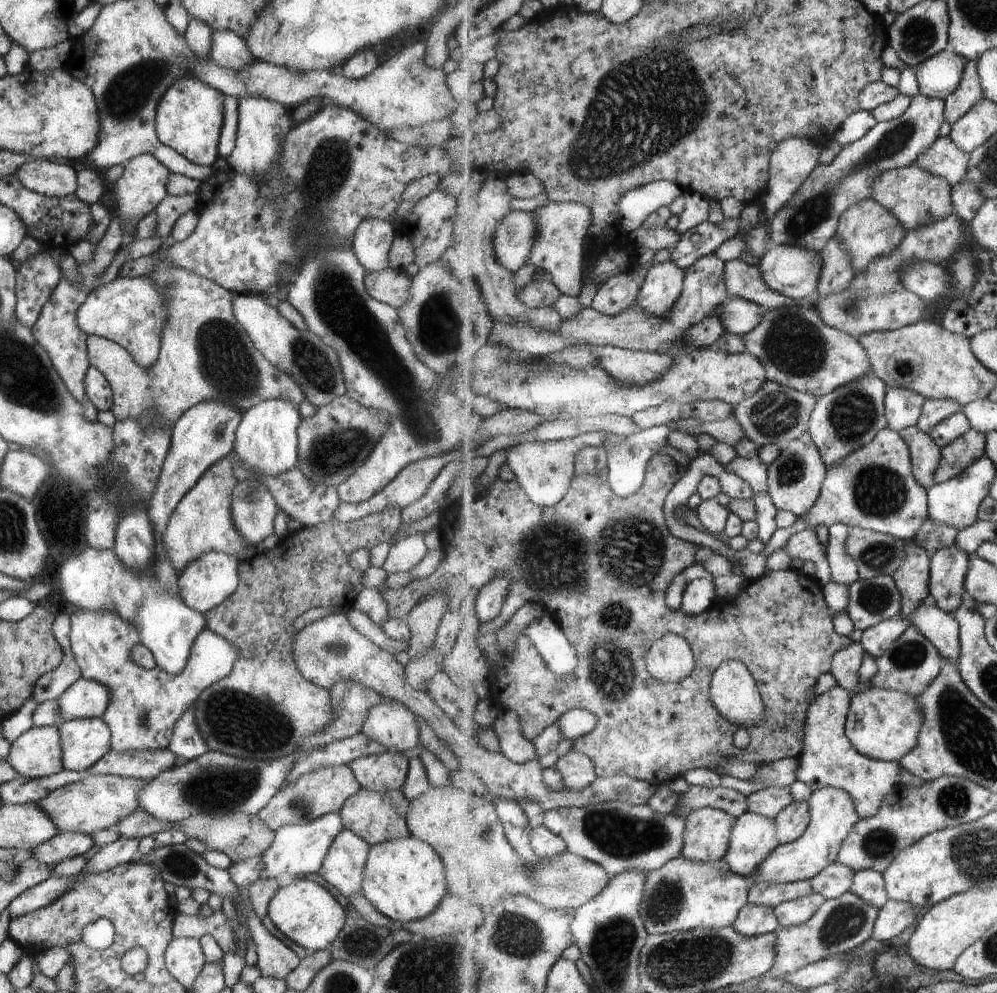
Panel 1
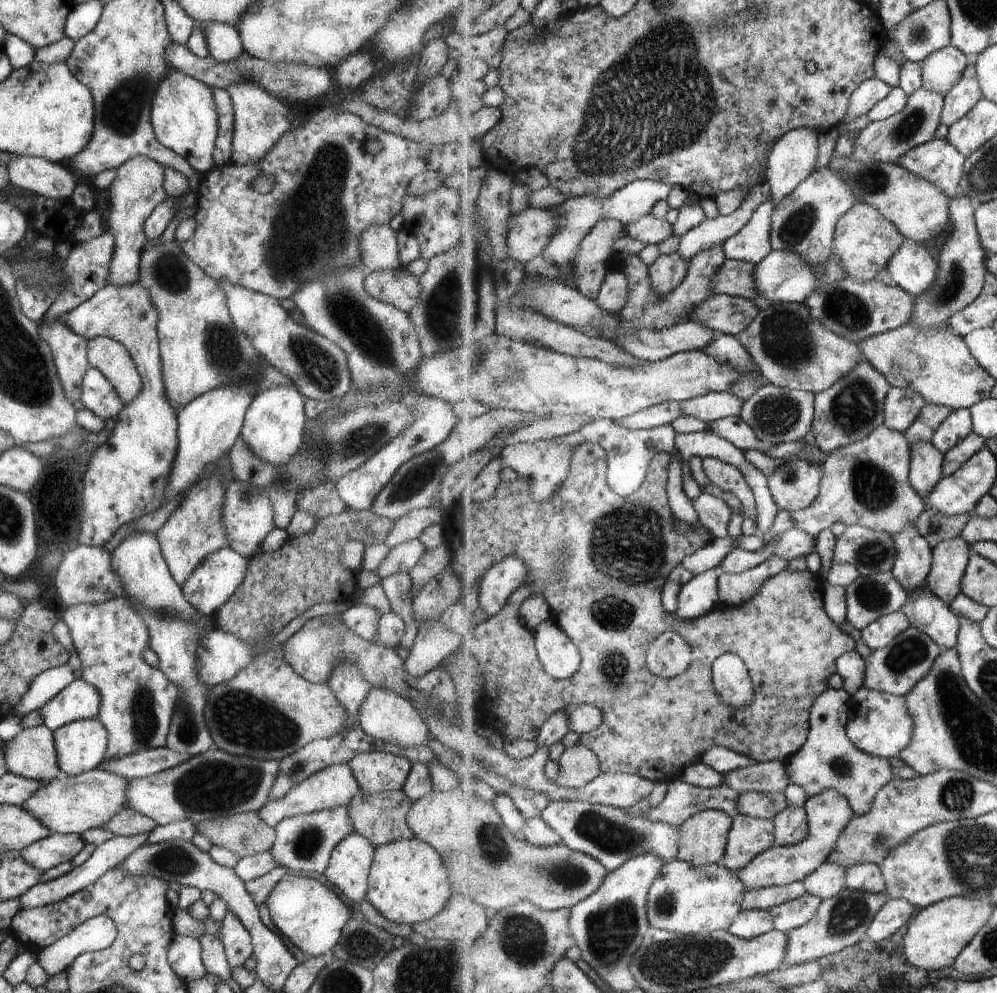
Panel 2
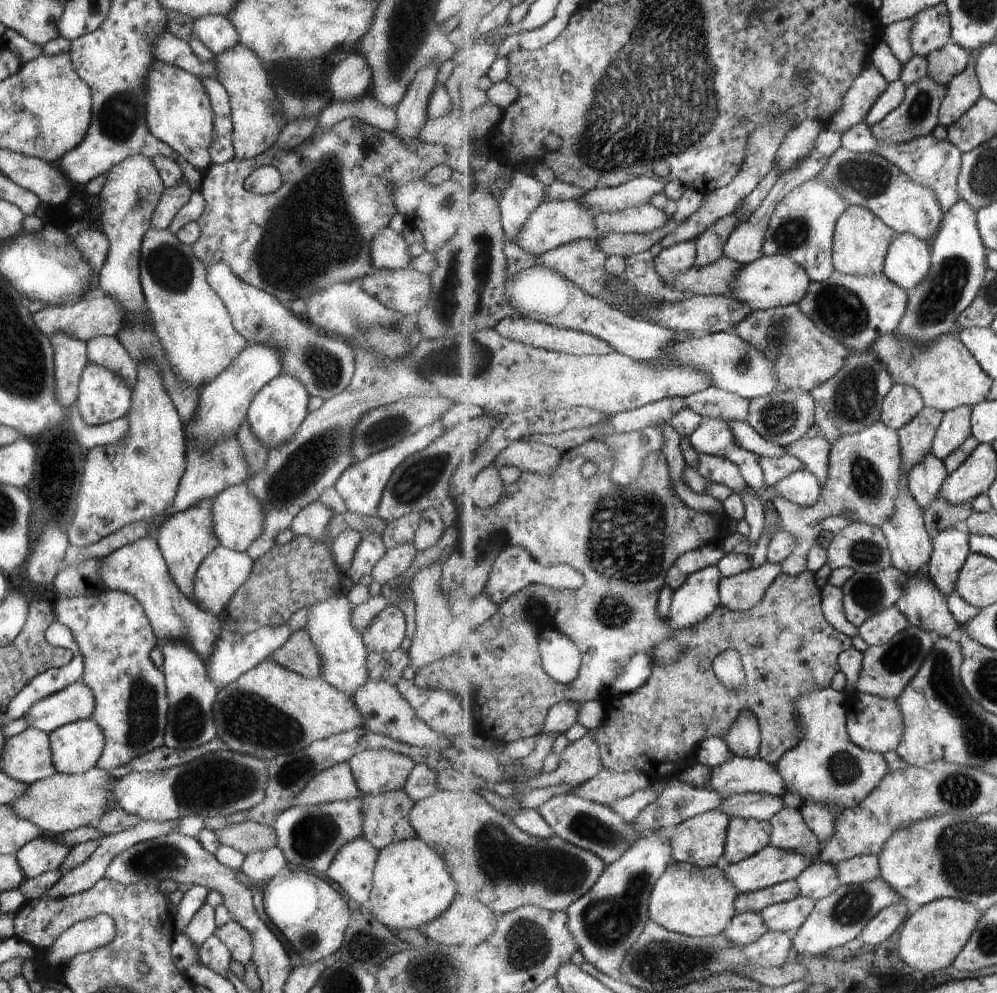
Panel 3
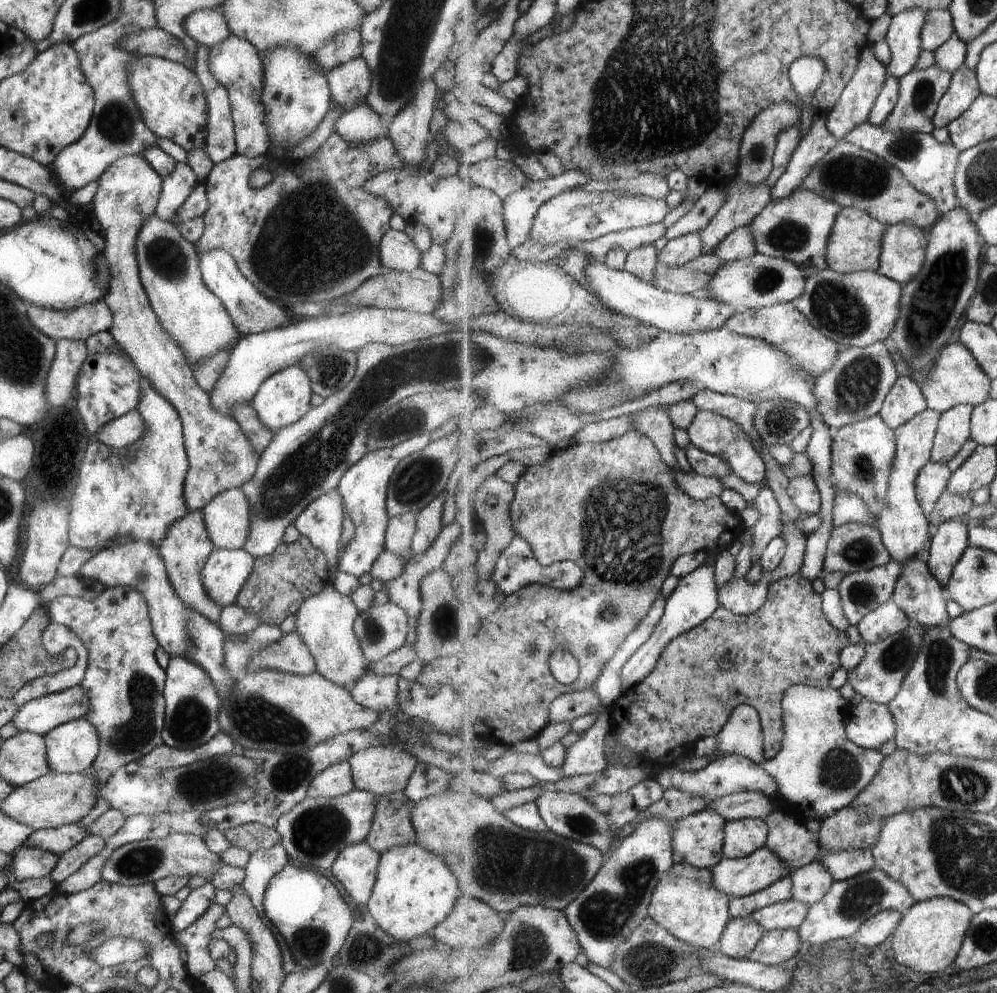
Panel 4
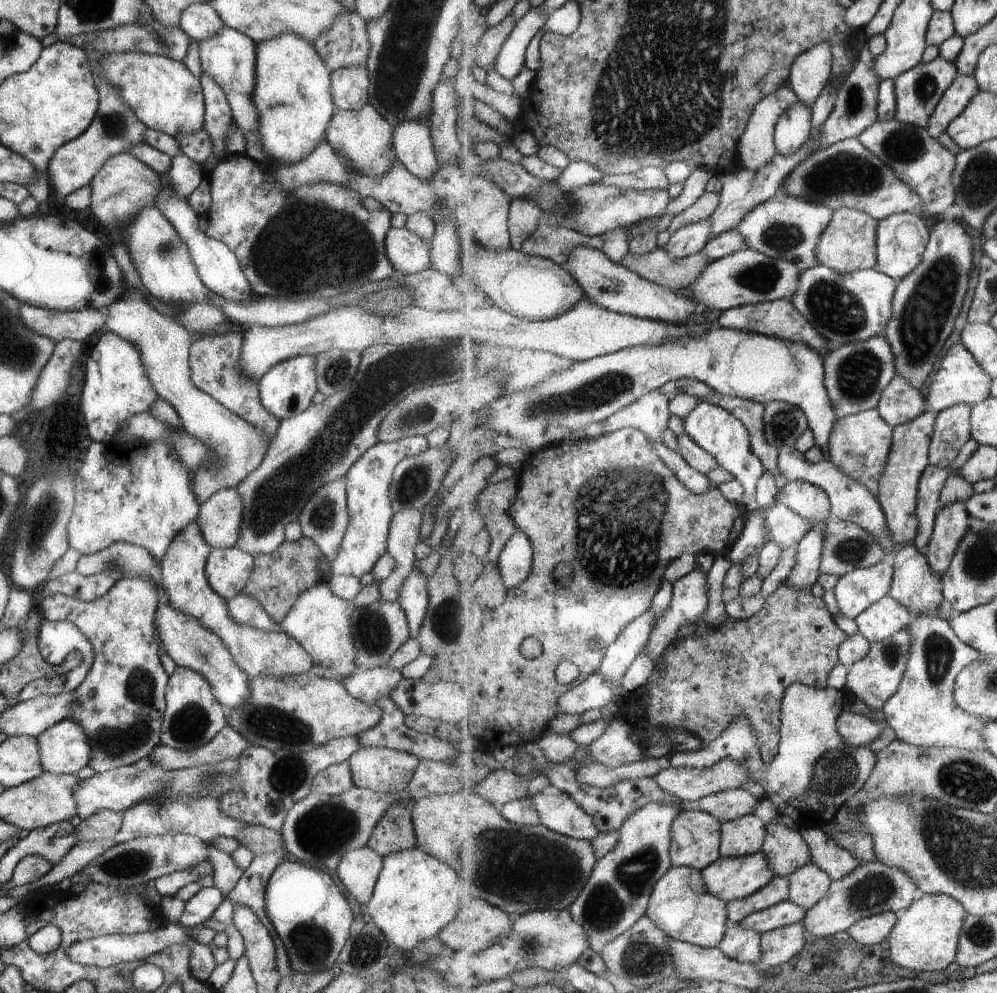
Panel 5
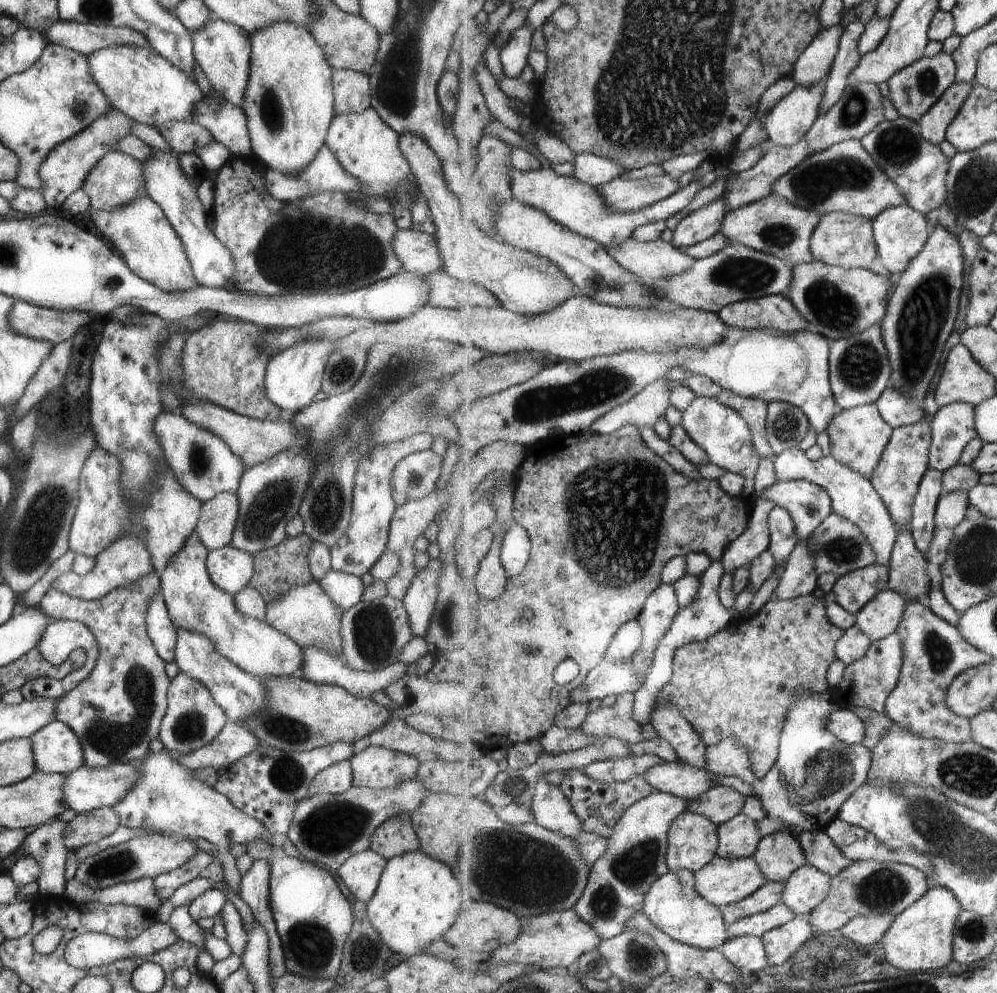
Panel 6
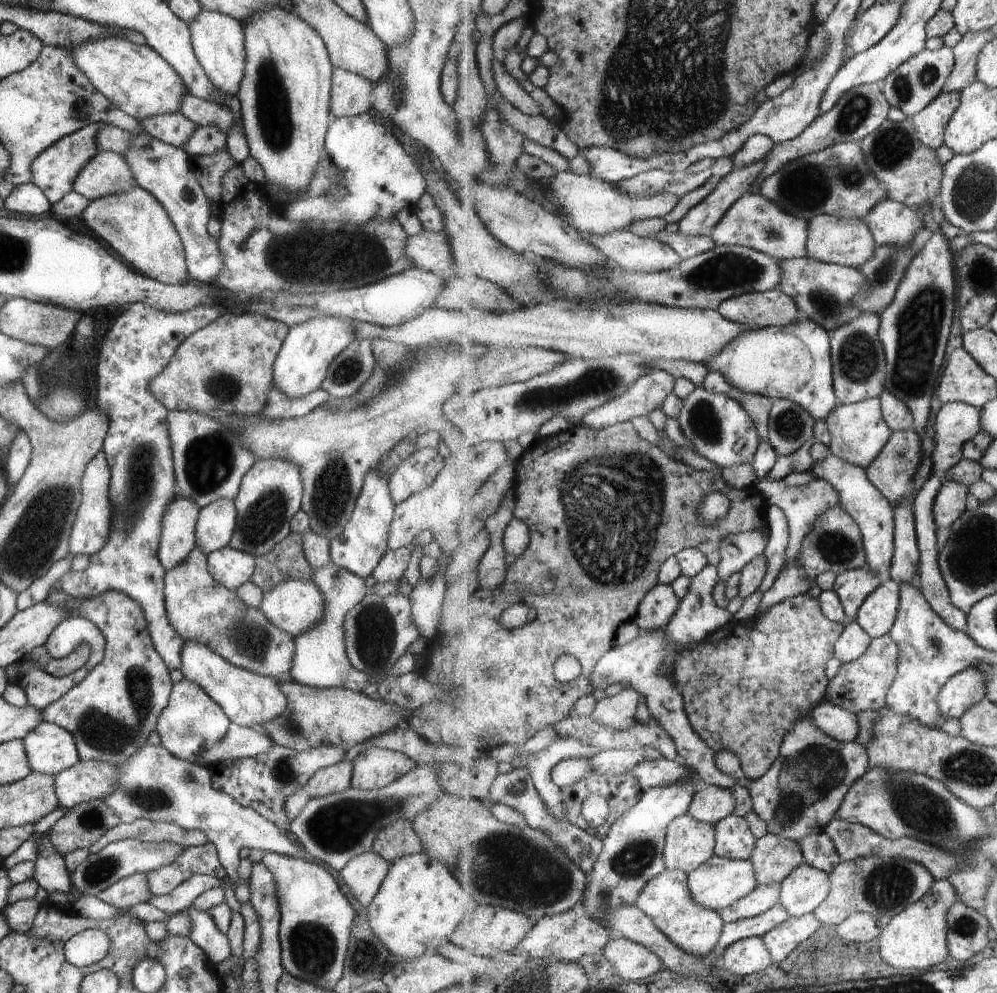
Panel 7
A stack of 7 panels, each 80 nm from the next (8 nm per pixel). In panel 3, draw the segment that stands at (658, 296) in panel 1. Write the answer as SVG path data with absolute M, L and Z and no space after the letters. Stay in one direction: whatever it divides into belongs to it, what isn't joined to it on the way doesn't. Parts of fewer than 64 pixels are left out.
M695 240L676 244L662 250L656 259L656 271L662 283L671 287L679 275L692 269L696 264L698 245Z

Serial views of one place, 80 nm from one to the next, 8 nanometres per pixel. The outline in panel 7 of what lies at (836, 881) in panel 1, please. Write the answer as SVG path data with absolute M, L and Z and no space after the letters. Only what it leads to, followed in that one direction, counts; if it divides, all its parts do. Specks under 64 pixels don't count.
M804 863L781 883L780 904L790 916L801 918L814 913L831 892L829 874Z

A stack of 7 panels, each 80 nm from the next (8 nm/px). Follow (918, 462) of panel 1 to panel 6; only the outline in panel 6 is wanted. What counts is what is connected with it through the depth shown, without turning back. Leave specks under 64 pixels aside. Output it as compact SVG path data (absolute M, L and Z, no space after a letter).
M929 467L921 481L916 503L912 508L912 533L916 545L927 558L934 539L936 510L944 494L944 476L944 472Z

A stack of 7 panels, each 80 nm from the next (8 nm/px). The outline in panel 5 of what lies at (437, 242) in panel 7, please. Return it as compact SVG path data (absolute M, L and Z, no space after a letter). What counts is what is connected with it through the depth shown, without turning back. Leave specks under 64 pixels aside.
M391 227L385 235L384 249L387 260L395 273L411 274L417 271L421 272L423 269L429 269L428 262L428 245L419 235L410 233L405 227L396 229Z

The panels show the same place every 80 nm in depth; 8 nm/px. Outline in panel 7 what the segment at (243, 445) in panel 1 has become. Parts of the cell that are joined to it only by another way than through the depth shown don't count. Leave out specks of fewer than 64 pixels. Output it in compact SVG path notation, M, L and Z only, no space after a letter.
M313 316L301 324L288 328L282 346L273 360L271 384L281 390L287 398L301 398L320 388L331 360L347 344L355 339L355 320L341 316Z

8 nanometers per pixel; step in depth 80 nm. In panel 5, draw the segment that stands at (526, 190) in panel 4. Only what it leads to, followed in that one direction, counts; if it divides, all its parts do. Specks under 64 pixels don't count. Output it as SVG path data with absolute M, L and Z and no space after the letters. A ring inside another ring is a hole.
M571 161L558 179L554 180L564 191L573 192L575 189L594 185L605 179L607 174L597 166L587 161ZM513 199L510 204L508 229L512 248L521 250L525 240L537 232L543 218L543 210L535 199Z

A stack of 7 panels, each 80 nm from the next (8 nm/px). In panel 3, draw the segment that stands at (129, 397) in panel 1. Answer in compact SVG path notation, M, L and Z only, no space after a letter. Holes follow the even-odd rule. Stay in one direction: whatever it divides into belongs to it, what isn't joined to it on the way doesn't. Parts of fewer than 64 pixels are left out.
M150 226L145 231L138 261L144 305L169 364L181 381L201 390L234 359L247 341L232 327L231 317L223 301L207 282L203 263L193 256L191 247L183 244L168 228L156 229ZM101 335L90 338L86 342L86 357L91 363L104 366L120 375L132 391L136 382L135 371L122 344L115 337Z

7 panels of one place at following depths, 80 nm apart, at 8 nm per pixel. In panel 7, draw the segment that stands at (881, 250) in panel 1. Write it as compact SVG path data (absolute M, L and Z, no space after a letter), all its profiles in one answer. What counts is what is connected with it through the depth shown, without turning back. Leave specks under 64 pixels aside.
M821 214L809 221L807 258L857 269L873 258L877 246L863 219Z

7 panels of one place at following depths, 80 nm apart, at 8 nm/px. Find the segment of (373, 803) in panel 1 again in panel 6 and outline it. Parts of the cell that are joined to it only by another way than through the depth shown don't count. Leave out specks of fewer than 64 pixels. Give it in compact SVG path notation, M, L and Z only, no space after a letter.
M397 813L381 821L373 830L368 847L385 860L419 849L410 814Z

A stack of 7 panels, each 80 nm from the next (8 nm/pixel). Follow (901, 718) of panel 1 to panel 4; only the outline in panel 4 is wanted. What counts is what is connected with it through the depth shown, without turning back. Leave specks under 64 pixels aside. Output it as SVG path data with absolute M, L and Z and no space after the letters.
M865 698L852 707L849 720L844 721L848 737L866 749L879 750L897 734L896 722L889 705Z

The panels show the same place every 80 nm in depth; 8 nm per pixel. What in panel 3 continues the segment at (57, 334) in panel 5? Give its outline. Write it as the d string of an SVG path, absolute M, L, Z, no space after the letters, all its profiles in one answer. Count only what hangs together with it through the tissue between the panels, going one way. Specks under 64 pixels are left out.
M95 290L85 296L85 298L69 305L43 307L36 313L32 314L35 326L44 335L49 336L53 333L63 333L67 336L87 342L90 338L108 335L116 337L122 329L122 321L124 320L124 310L122 306L109 295L103 294L99 290Z

